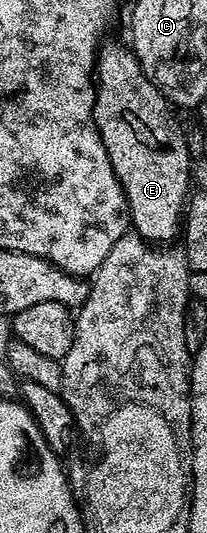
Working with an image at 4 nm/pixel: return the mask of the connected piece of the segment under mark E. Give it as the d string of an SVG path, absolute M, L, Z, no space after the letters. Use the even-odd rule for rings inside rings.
M120 42L105 43L101 47L94 69L94 85L96 101L92 107L92 116L96 120L96 129L110 158L114 174L124 191L131 227L135 235L144 240L157 246L167 245L175 241L172 239L175 236L177 239L181 231L182 217L190 195L188 144L184 141L184 132L180 129L179 122L172 117L172 112L168 109L171 108L170 101L144 73L136 72L131 52L125 50Z

